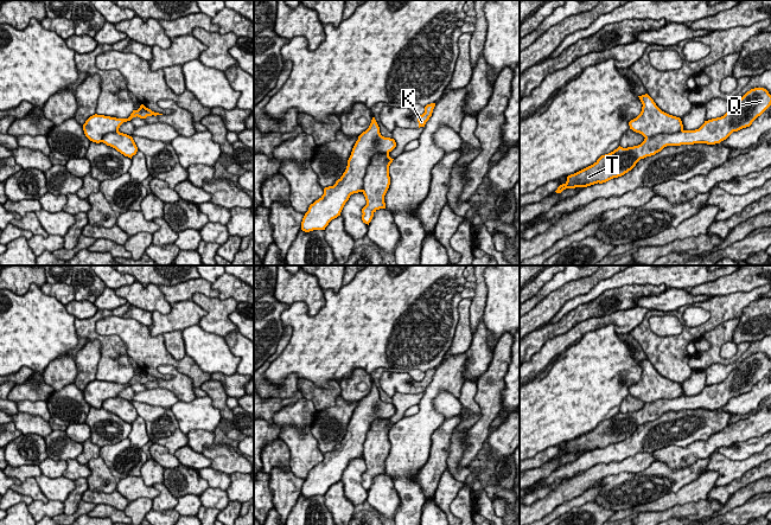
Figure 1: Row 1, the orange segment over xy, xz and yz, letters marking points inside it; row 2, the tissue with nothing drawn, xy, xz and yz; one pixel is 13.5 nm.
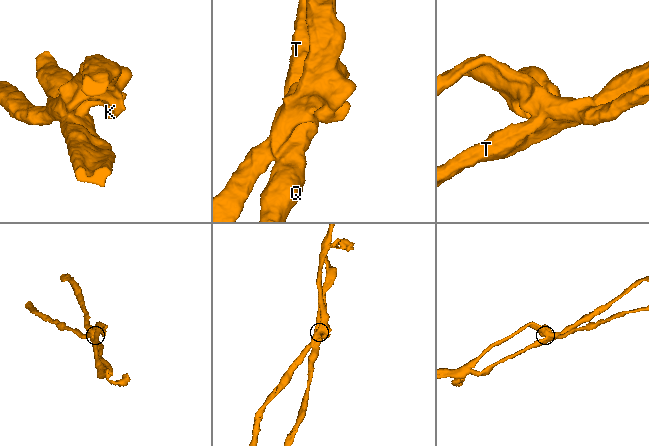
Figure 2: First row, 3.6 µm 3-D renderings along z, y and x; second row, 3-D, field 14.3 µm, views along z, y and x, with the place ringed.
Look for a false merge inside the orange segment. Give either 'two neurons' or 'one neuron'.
two neurons

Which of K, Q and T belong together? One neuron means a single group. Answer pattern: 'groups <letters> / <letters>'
groups K / Q T

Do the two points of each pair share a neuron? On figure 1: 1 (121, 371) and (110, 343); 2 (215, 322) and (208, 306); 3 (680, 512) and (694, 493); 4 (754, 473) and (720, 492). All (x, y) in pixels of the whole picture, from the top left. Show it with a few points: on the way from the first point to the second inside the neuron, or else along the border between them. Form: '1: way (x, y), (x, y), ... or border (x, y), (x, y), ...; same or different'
1: way (114, 364), (110, 358), (110, 350); same
2: way (215, 319), (215, 313), (211, 309); same
3: border (706, 498), (676, 504), (658, 511); different
4: way (746, 479), (728, 490); same

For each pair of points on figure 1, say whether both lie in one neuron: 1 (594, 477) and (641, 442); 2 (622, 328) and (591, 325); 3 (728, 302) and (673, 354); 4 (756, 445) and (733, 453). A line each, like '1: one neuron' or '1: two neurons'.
1: two neurons
2: one neuron
3: one neuron
4: one neuron

